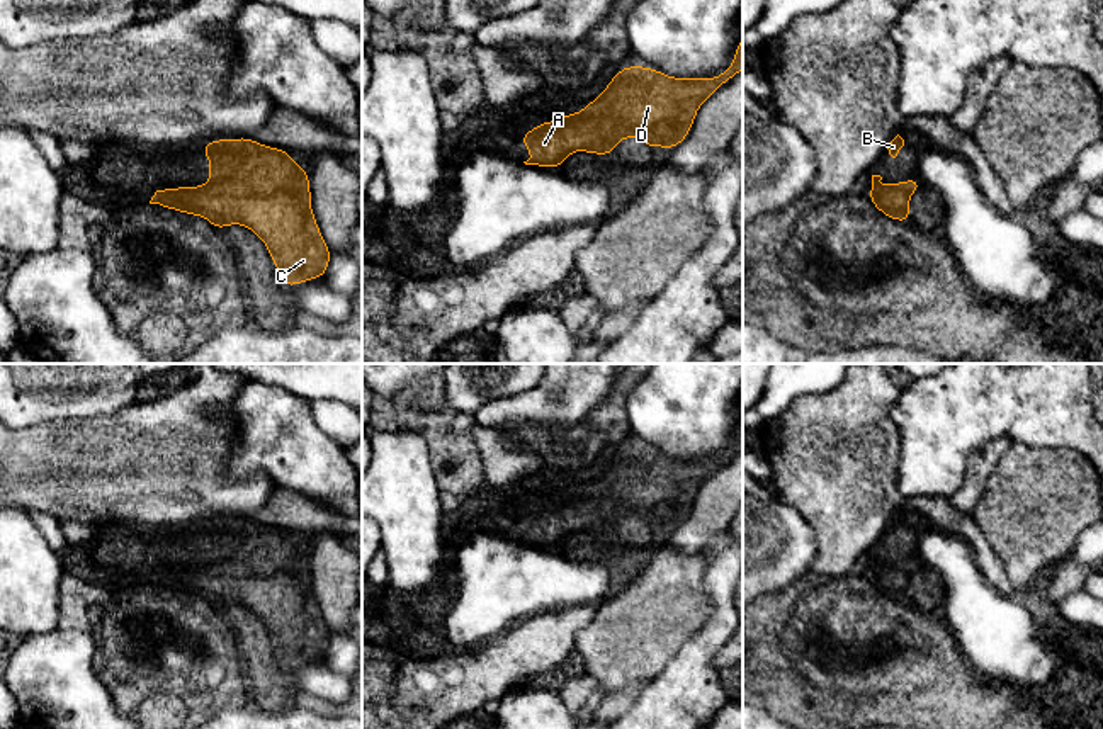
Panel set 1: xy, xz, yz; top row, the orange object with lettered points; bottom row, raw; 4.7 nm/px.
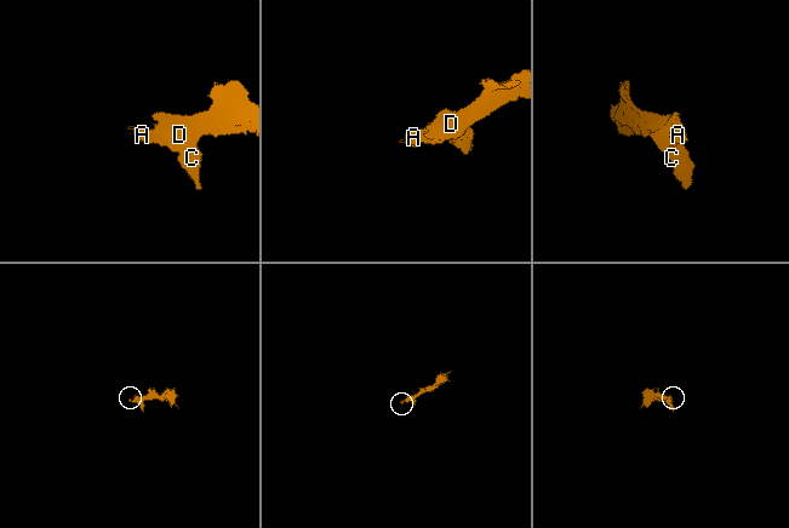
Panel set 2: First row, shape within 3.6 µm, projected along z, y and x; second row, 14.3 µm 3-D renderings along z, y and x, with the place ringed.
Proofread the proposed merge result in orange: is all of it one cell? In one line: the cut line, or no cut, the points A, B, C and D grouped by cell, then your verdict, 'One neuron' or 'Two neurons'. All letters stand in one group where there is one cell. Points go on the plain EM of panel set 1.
No split. Groups: A B C D. One neuron

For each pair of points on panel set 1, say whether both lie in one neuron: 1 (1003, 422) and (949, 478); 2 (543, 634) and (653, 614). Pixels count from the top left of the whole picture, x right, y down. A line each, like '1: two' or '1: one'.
1: one
2: two

